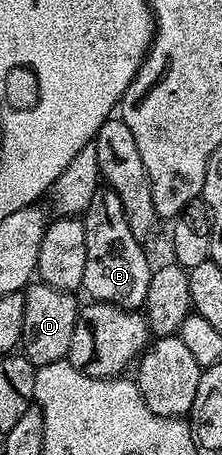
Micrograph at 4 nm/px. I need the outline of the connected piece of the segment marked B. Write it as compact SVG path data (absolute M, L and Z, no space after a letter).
M101 184L97 188L97 192L93 192L93 200L89 200L89 208L82 214L83 227L85 228L85 276L83 277L82 293L87 293L88 299L96 302L112 302L115 306L123 306L126 310L138 311L140 307L146 303L147 293L149 292L149 280L151 279L151 271L153 262L147 259L144 243L137 240L137 236L133 236L133 232L129 229L129 220L125 220L125 208L121 204L121 196L117 196L117 192L112 186Z

